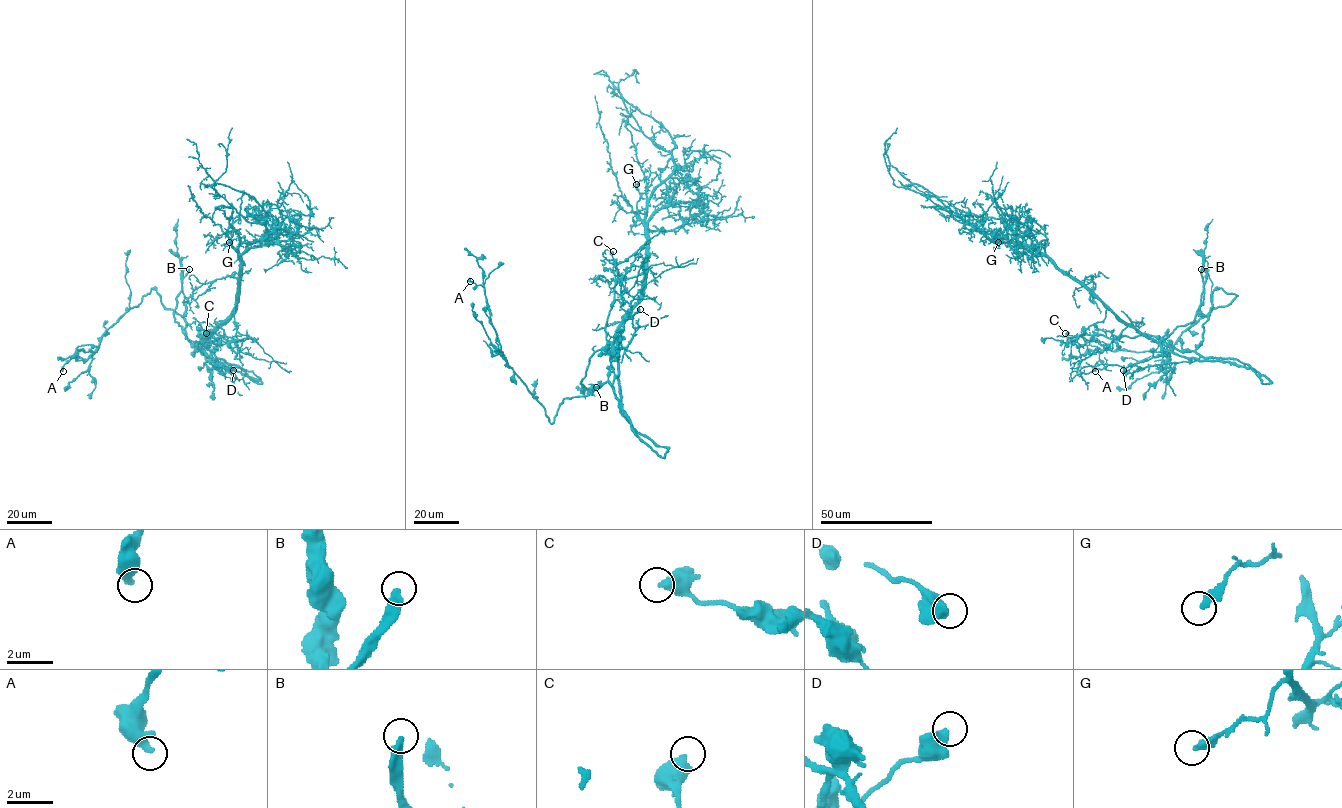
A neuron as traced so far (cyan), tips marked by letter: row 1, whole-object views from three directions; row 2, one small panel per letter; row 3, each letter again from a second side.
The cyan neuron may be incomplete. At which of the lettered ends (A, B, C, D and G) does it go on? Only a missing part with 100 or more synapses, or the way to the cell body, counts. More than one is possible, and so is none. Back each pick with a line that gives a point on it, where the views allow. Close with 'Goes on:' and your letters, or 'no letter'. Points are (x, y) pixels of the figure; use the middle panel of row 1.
B: Place: (596, 387)
Goes on: B

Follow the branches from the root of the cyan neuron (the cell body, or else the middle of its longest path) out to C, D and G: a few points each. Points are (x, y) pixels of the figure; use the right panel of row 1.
C: (1141, 335), (1127, 326), (1109, 344), (1101, 345), (1093, 339), (1093, 335), (1065, 333)
D: (1141, 335), (1162, 342), (1161, 355), (1123, 370)
G: (1141, 335), (1035, 249), (994, 235), (994, 239), (998, 242)

